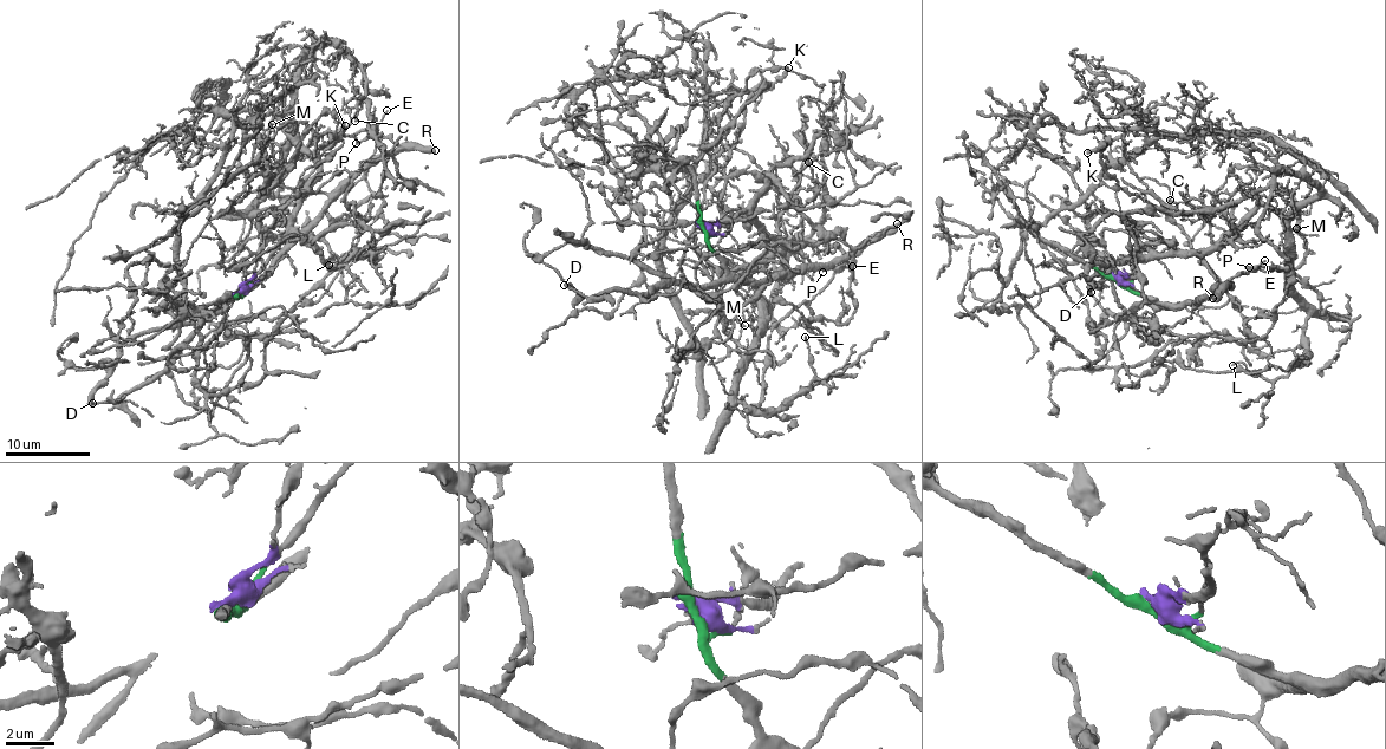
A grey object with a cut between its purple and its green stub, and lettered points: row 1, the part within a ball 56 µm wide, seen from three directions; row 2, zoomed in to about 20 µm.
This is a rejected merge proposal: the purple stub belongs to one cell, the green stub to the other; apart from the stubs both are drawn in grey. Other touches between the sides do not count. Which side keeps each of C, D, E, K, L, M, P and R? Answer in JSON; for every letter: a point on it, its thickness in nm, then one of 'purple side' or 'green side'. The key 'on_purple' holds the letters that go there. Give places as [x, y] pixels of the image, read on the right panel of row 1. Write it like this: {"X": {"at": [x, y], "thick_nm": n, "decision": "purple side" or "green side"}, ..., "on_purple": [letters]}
{"C": {"at": [1170, 200], "thick_nm": 140, "decision": "purple side"}, "D": {"at": [1091, 292], "thick_nm": 190, "decision": "green side"}, "E": {"at": [1264, 260], "thick_nm": 110, "decision": "green side"}, "K": {"at": [1087, 152], "thick_nm": 260, "decision": "green side"}, "L": {"at": [1232, 365], "thick_nm": 140, "decision": "purple side"}, "M": {"at": [1296, 228], "thick_nm": 130, "decision": "purple side"}, "P": {"at": [1249, 267], "thick_nm": 140, "decision": "green side"}, "R": {"at": [1212, 298], "thick_nm": 460, "decision": "green side"}, "on_purple": ["C", "L", "M"]}

